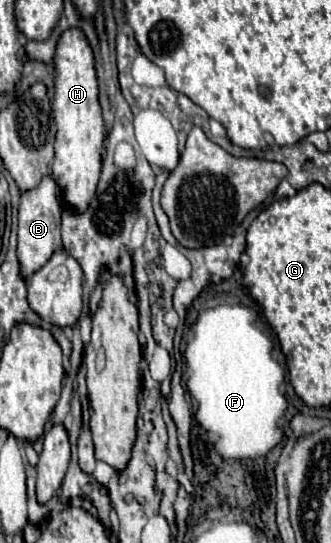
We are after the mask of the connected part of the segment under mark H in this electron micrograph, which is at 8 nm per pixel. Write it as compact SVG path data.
M72 27L66 29L56 45L54 53L54 71L56 71L56 87L54 87L54 121L56 121L56 161L52 165L52 175L56 177L60 189L64 191L64 201L76 209L84 211L90 199L96 193L98 177L100 177L100 151L106 135L106 125L102 117L102 107L98 101L98 75L96 75L96 59L94 51L86 39L86 35Z

